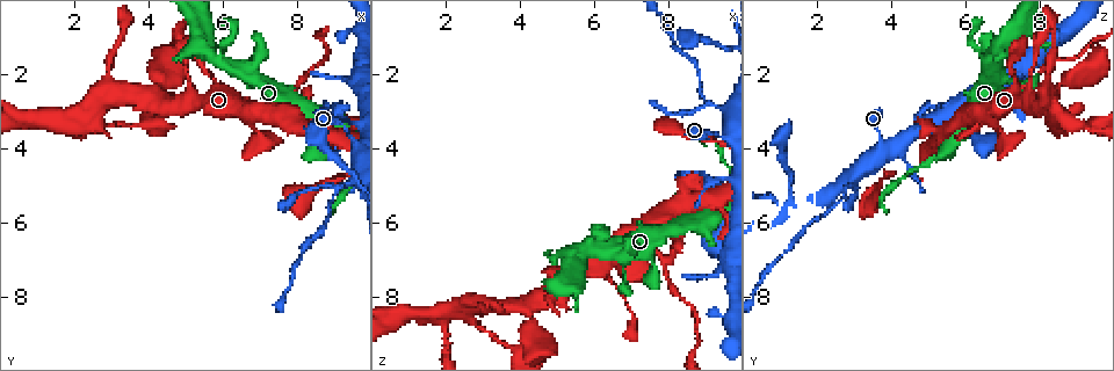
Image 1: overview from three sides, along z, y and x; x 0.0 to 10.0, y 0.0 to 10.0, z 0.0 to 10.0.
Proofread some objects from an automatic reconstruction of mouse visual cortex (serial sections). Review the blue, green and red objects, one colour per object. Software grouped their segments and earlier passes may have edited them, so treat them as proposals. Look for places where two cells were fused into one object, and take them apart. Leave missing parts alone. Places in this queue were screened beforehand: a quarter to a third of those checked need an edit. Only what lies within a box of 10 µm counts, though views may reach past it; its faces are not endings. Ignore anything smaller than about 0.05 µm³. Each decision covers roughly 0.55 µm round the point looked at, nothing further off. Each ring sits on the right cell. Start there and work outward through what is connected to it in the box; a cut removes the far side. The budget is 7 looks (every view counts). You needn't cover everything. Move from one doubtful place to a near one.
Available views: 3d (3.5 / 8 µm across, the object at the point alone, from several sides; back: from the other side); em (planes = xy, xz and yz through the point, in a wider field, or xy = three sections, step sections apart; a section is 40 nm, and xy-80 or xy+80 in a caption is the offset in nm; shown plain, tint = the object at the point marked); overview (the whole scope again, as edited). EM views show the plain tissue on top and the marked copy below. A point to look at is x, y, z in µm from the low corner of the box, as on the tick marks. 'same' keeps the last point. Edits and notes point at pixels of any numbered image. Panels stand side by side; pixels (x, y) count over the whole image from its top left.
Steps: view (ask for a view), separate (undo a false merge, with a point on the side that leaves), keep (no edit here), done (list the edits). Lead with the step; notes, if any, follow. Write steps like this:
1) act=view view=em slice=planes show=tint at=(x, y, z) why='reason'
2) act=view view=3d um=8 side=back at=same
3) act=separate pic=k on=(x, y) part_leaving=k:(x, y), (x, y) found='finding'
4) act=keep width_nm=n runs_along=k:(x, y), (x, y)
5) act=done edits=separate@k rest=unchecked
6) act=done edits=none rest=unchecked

act=view view=3d um=3.5 at=(7.35, 3.00, 6.20) why='narrows sharply'

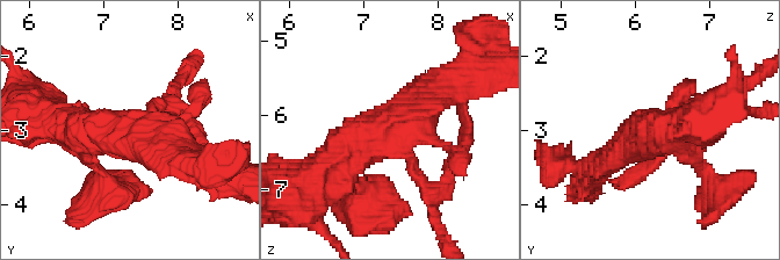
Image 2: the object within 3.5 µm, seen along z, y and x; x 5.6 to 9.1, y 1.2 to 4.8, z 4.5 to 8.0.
act=view view=em slice=xy step=2 show=tint at=(7.40, 3.05, 6.25)

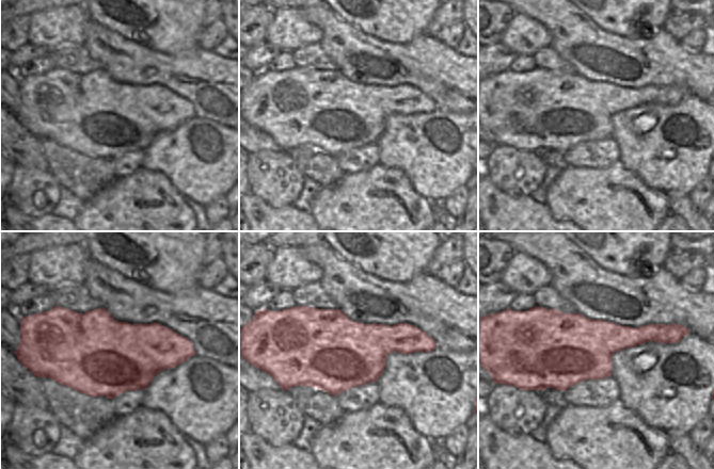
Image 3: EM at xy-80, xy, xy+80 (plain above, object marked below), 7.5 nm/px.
act=separate pic=2 on=(174, 98) part_leaving=2:(152, 108), (174, 105), (188, 69) found='two cells meet here'

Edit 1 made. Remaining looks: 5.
act=view view=overview why='redraw'

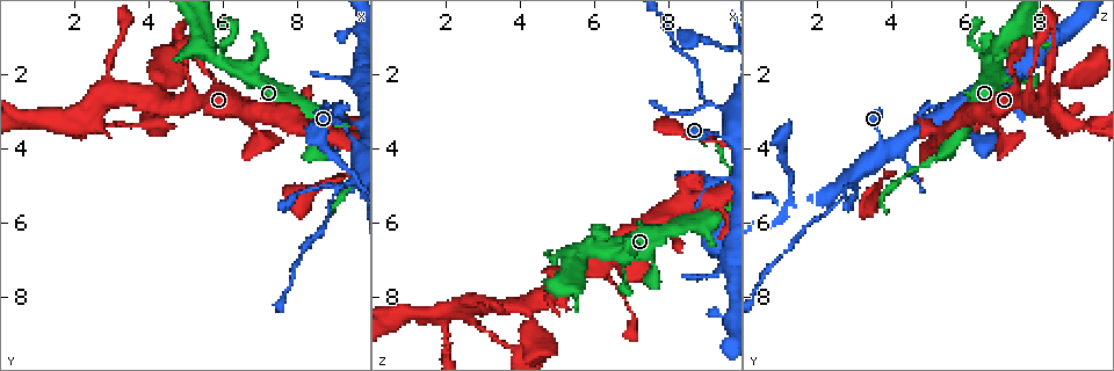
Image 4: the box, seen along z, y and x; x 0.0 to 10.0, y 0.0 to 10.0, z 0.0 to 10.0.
act=view view=3d um=3.5 at=(2.45, 3.10, 8.40) why='small branch off a trunk'

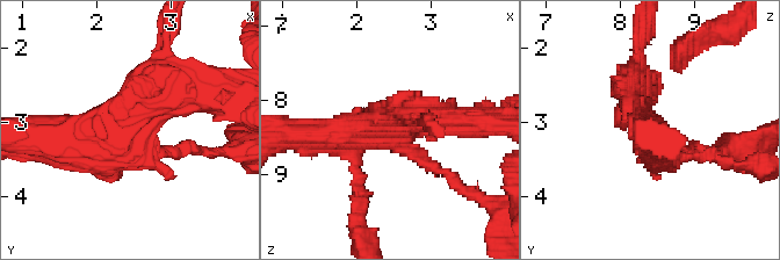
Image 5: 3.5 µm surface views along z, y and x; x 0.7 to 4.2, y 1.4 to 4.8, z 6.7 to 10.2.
act=view view=em slice=xy step=2 show=tint at=(2.35, 3.05, 8.30)

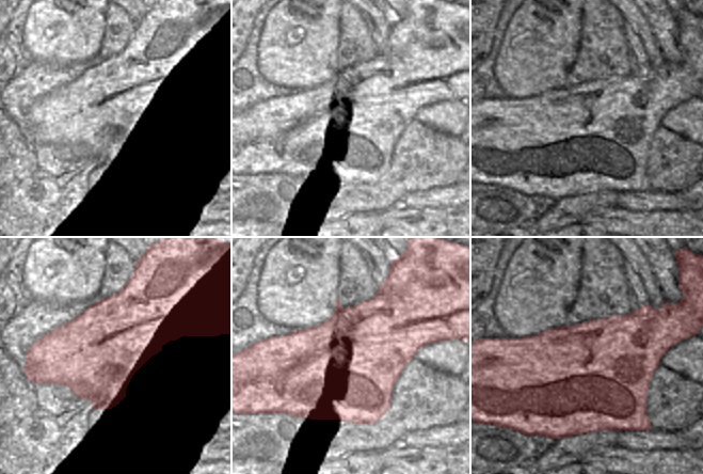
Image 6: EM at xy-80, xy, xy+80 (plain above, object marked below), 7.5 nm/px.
act=view view=em slice=xy step=5 show=tint at=same why='cut it another way'

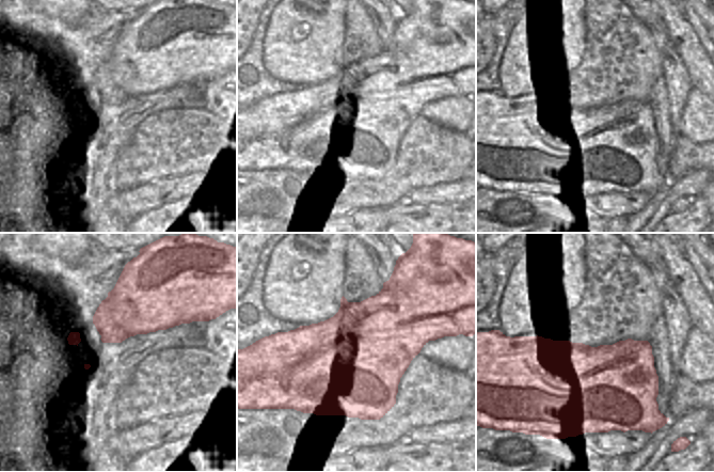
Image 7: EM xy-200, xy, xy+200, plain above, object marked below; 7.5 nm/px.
act=keep runs_along=5:(192, 94), (102, 144), (49, 144) found='continuous, no second cell'

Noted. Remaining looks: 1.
act=done edits=separate@2 rest=unchecked

